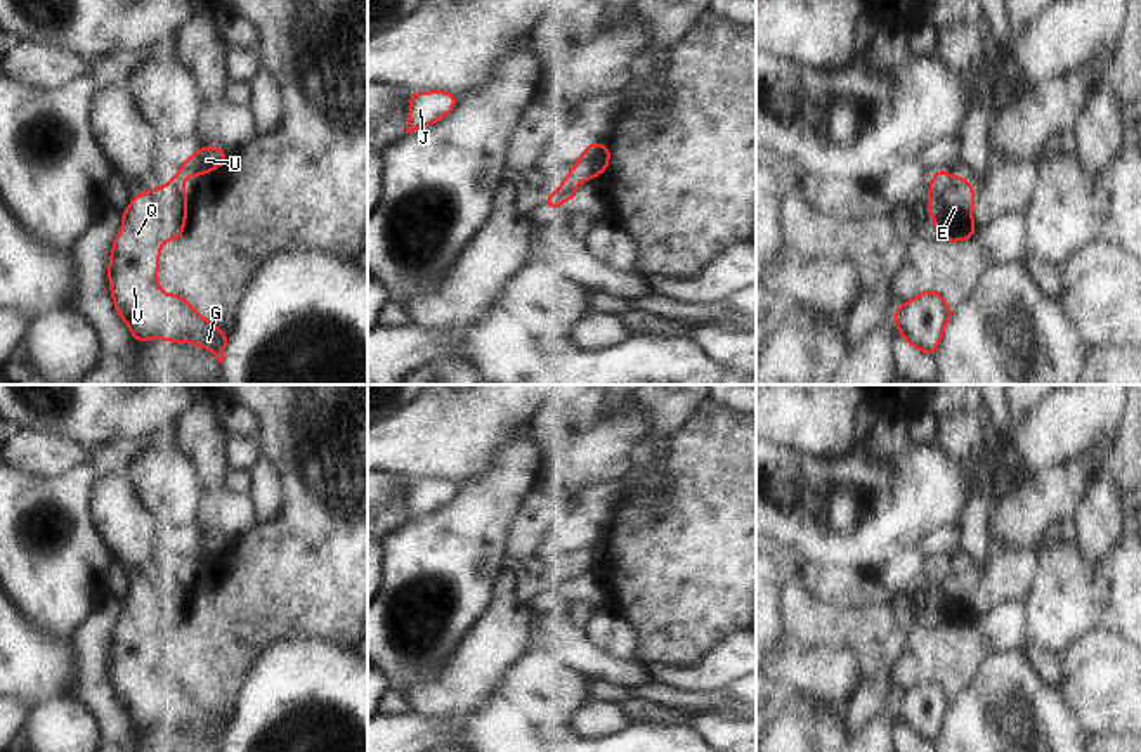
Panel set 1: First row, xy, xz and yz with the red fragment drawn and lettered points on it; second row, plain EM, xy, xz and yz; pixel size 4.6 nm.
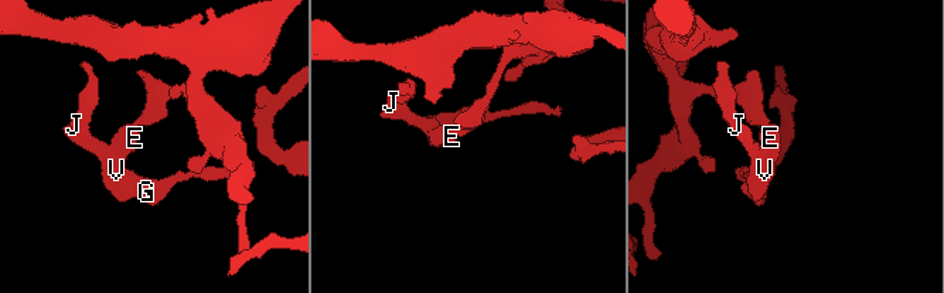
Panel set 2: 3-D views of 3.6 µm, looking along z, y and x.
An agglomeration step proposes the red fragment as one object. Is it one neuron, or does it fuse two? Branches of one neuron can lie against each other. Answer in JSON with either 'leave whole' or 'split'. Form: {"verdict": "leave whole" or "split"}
{"verdict": "split"}

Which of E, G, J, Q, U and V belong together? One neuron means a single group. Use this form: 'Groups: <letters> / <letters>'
Groups: E G J Q V / U

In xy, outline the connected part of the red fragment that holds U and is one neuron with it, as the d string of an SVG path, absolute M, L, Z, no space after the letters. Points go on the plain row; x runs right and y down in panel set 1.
M203 534L196 537L177 558L182 567L201 565L218 558L229 549L227 541L217 534Z

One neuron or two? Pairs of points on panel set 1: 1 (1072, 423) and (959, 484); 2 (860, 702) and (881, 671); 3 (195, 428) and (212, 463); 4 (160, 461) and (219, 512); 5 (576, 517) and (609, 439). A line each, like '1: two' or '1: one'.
1: one
2: one
3: one
4: two
5: one

